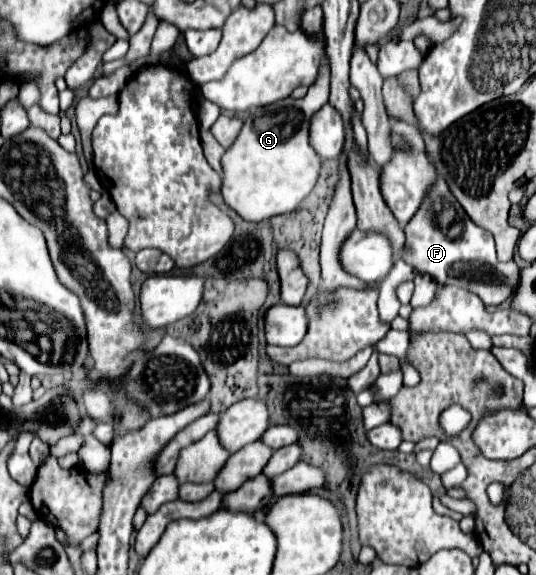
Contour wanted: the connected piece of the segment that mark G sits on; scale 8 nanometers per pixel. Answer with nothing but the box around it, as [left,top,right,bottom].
[222,56,330,222]

